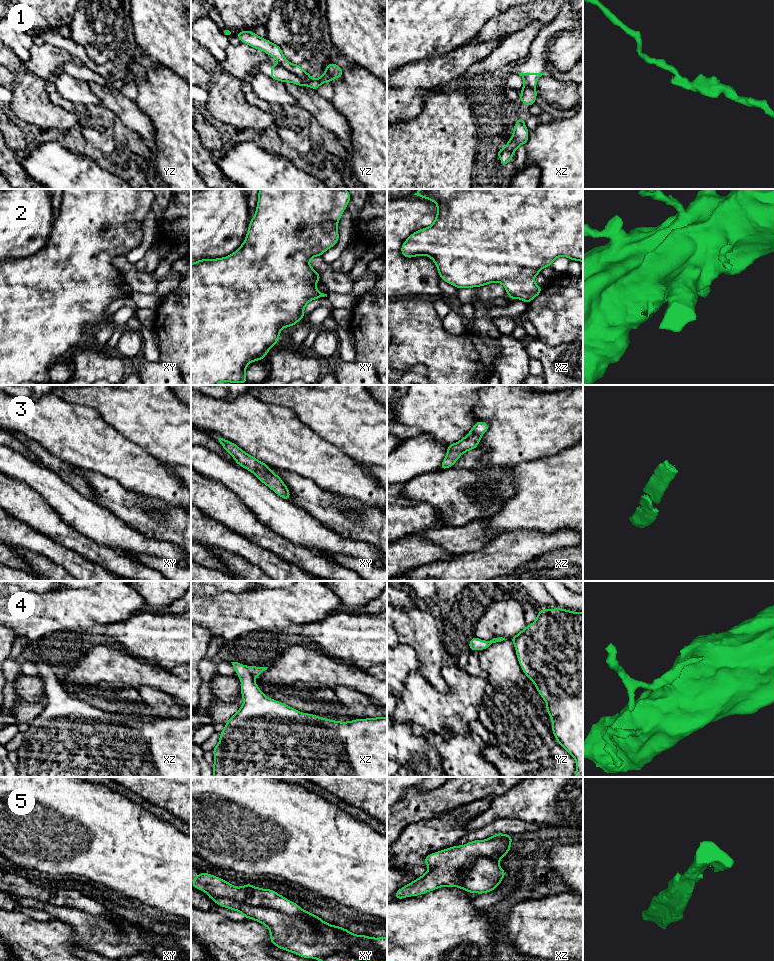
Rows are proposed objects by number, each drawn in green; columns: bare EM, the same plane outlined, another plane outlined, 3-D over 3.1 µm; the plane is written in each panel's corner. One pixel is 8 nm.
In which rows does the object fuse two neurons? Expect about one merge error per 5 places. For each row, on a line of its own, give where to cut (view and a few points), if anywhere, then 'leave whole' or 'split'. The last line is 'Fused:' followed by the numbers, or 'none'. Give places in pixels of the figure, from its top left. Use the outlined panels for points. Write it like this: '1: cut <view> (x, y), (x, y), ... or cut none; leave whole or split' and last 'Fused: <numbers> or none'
1: cut yz (279, 64), (304, 81), (311, 79); split
2: cut none; leave whole
3: cut none; leave whole
4: cut none; leave whole
5: cut xy (207, 893), (290, 915), (306, 915), (311, 920), (315, 917); split
Fused: 1, 5

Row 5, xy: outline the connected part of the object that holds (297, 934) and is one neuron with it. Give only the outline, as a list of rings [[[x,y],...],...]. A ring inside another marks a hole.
[[[207,895],[219,906],[241,912],[245,918],[265,925],[270,930],[272,944],[301,957],[317,959],[320,956],[326,956],[342,950],[359,958],[361,961],[387,961],[386,937],[373,938],[352,934],[348,929],[328,924],[318,916],[315,916],[314,920],[311,921],[305,915],[290,916],[275,909],[248,905],[223,896]]]

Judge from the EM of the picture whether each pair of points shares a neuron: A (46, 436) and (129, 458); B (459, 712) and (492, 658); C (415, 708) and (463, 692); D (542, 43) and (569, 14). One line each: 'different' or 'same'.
A: same
B: different
C: same
D: same

